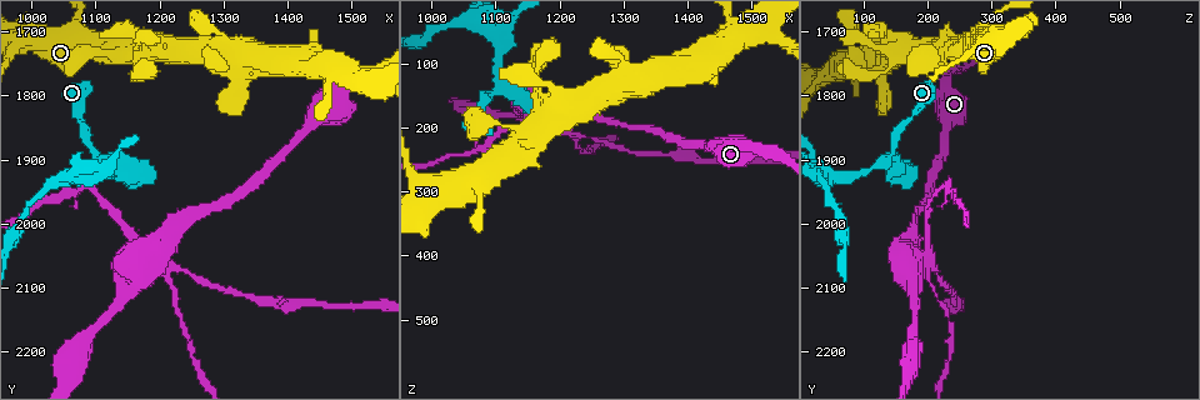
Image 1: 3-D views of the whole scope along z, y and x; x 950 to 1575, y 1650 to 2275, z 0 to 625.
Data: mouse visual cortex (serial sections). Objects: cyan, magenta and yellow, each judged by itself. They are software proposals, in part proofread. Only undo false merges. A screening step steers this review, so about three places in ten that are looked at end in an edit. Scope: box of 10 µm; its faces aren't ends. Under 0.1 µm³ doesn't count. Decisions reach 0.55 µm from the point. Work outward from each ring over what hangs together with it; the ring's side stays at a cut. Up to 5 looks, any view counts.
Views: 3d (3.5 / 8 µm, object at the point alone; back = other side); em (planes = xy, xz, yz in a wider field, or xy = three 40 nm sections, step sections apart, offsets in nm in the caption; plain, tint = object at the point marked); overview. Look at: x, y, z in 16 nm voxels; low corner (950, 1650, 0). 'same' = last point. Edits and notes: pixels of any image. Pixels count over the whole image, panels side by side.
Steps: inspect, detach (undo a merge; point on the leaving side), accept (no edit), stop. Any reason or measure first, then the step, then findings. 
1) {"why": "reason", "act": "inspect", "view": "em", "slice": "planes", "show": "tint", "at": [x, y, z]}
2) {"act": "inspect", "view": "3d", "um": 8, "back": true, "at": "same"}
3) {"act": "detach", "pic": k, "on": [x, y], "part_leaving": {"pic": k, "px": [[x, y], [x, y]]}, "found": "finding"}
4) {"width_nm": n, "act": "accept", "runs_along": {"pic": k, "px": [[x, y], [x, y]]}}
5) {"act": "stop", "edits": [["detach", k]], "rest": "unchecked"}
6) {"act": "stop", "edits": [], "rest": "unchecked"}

{"why": "abrupt turn", "act": "inspect", "view": "3d", "um": 8, "at": [1090, 1930, 45]}

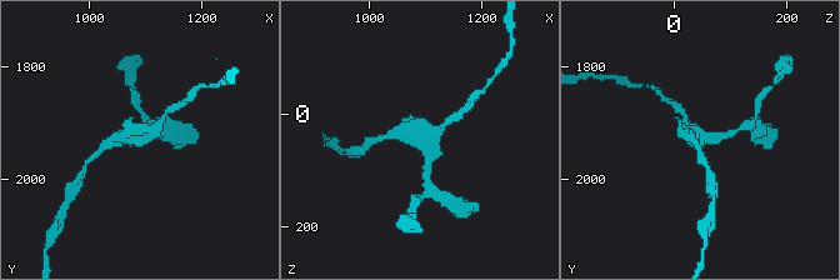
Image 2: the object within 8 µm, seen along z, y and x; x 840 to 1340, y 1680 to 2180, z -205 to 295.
{"act": "inspect", "view": "em", "slice": "xy", "step": 1, "show": "tint", "at": "same"}

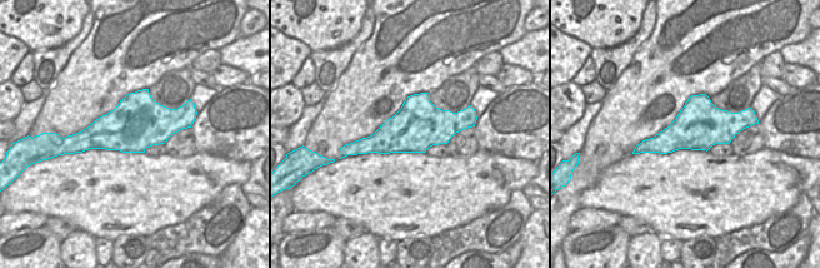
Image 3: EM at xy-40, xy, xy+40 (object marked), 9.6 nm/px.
{"act": "accept", "runs_along": {"pic": 2, "px": [[426, 173], [421, 139], [389, 135]]}, "found": "all the same cell"}

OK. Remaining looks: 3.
{"act": "inspect", "view": "3d", "um": 8, "at": [1200, 2060, 190]}

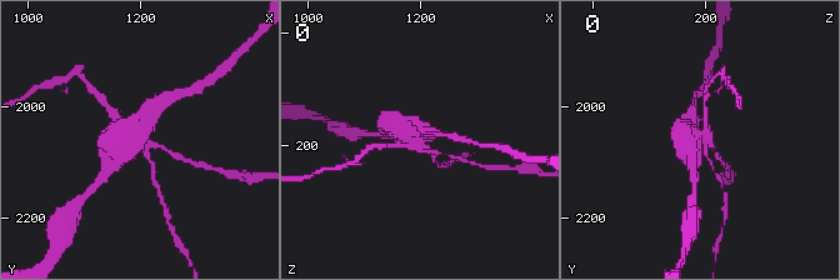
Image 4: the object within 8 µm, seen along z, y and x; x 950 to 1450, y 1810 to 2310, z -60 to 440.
{"why": "shape alone is not enough", "act": "inspect", "view": "em", "slice": "xy", "step": 2, "show": "tint", "at": "same"}

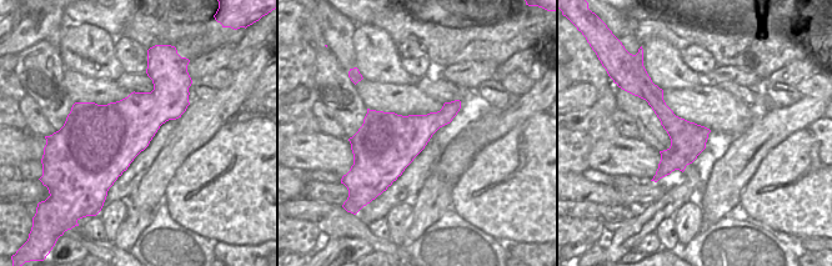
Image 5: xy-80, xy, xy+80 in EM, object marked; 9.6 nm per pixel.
{"width_nm": 550, "act": "detach", "pic": 4, "on": [114, 111], "part_leaving": {"pic": 4, "px": [[420, 144], [428, 151], [465, 160]]}, "found": "a second cell is stuck on"}

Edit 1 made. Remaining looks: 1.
{"act": "stop", "edits": [["detach", 4]], "rest": "unchecked"}

